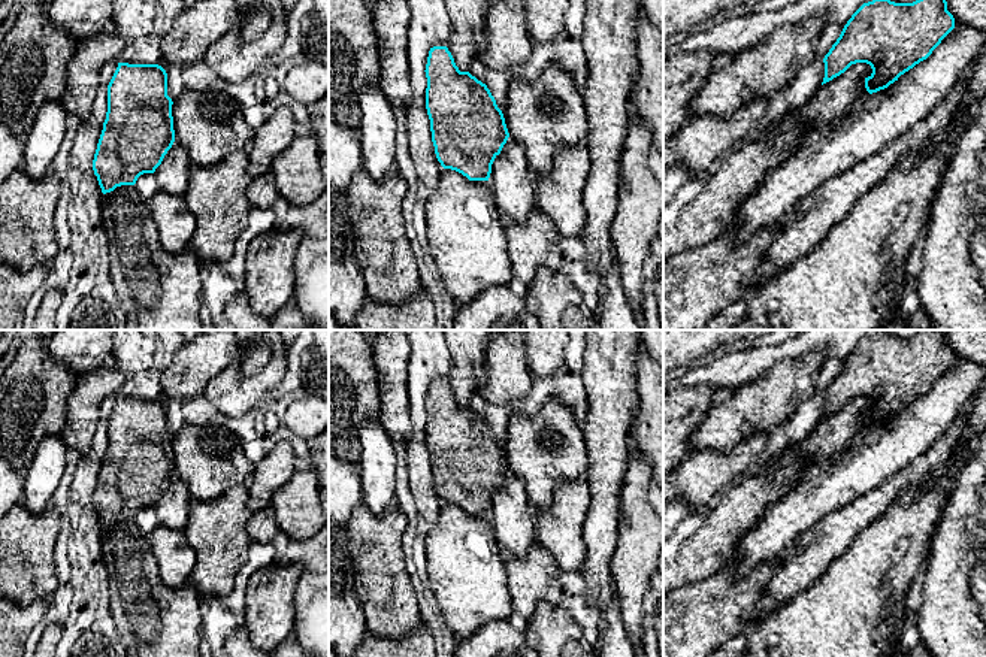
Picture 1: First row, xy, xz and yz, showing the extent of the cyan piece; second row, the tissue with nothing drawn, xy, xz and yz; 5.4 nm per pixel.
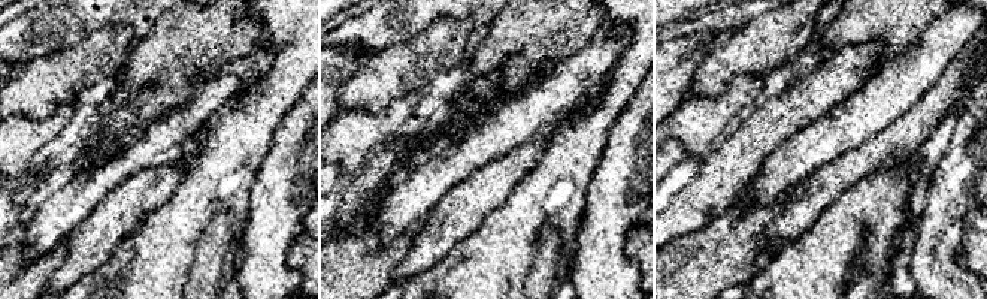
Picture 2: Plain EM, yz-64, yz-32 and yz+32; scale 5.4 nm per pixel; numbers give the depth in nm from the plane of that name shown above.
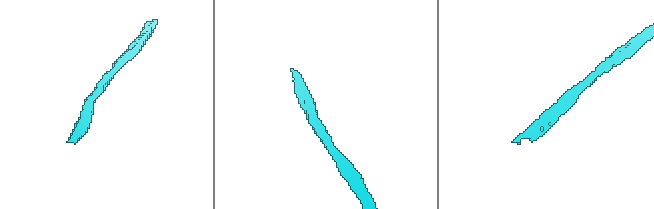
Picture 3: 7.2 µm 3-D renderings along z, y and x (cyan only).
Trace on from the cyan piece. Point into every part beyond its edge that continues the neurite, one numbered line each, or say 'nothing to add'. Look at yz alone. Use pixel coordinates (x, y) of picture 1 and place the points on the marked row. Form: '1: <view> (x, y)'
nothing to add

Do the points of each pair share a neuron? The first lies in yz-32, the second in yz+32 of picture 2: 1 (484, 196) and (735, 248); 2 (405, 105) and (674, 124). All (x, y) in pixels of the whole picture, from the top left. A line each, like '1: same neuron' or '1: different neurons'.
1: different neurons
2: same neuron

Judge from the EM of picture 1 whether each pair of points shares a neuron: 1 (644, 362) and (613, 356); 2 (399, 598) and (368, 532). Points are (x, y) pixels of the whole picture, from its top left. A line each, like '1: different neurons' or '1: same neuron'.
1: different neurons
2: same neuron

